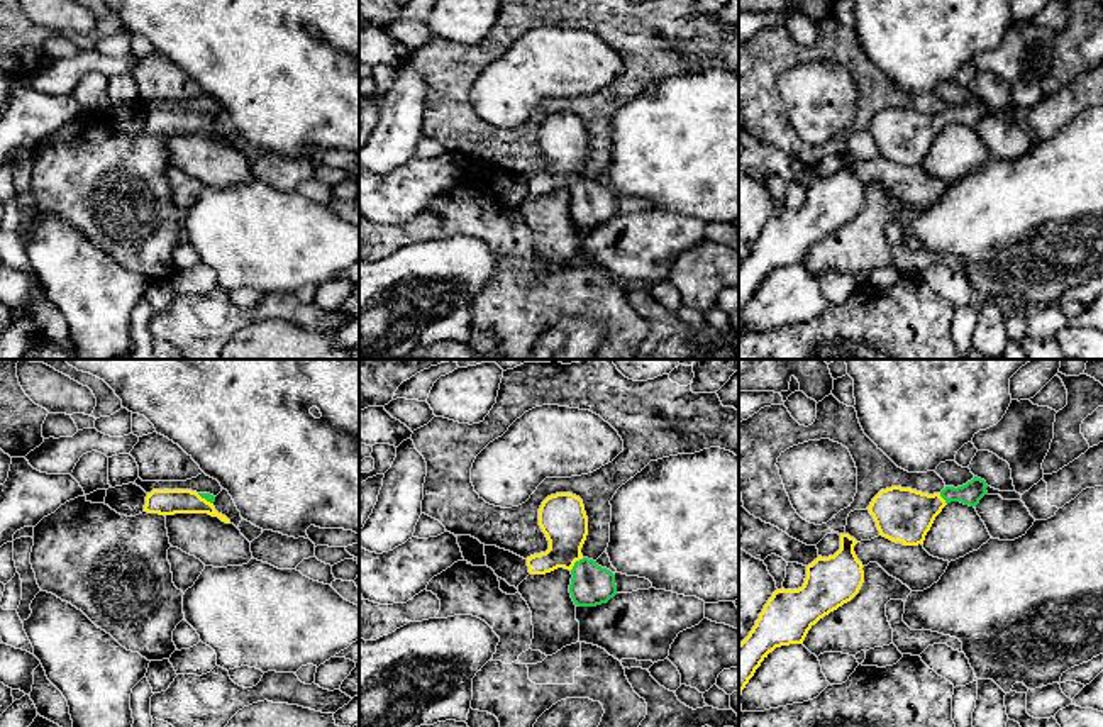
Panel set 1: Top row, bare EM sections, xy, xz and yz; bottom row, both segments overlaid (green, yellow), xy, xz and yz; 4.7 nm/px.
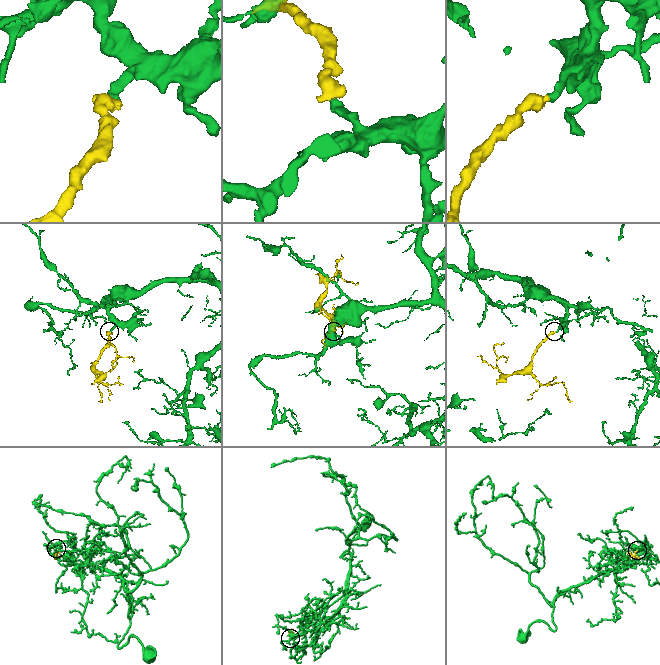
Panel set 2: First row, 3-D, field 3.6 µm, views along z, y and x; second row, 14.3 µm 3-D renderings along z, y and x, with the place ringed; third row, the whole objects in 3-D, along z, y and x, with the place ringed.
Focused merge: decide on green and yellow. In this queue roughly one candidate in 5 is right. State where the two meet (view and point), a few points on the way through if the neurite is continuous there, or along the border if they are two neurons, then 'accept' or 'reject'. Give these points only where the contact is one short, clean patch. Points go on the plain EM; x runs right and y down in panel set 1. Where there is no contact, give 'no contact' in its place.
meets green in xz at (575, 183); runs through xz (592, 205), (575, 183), (565, 172), (563, 139); accept

